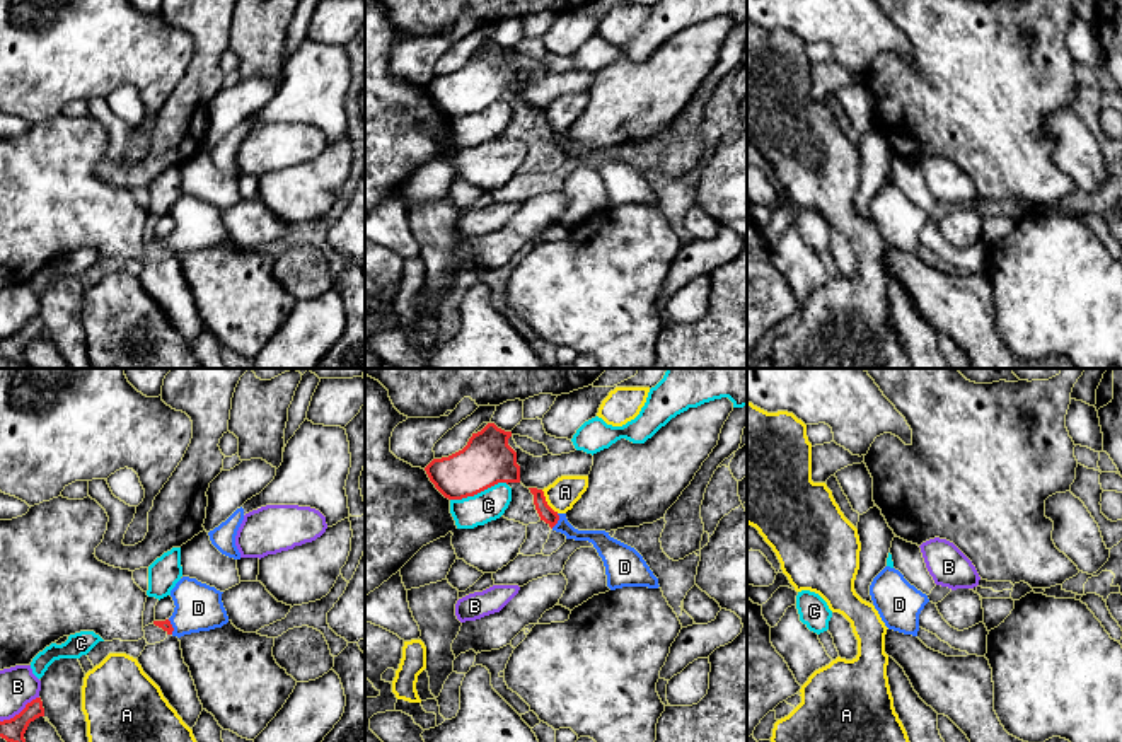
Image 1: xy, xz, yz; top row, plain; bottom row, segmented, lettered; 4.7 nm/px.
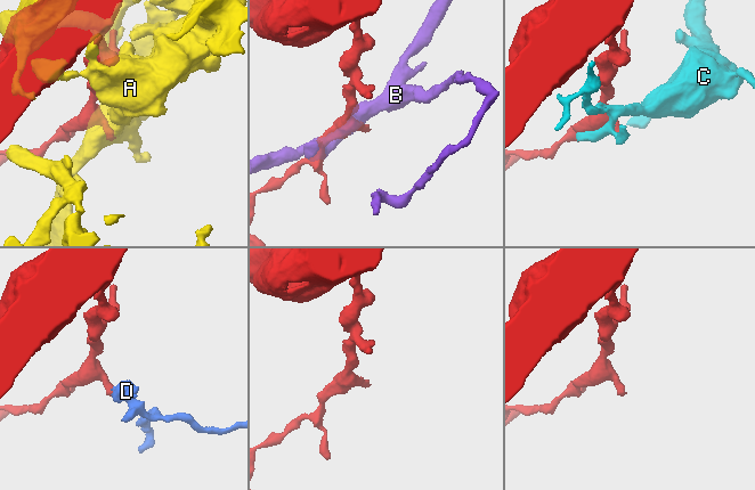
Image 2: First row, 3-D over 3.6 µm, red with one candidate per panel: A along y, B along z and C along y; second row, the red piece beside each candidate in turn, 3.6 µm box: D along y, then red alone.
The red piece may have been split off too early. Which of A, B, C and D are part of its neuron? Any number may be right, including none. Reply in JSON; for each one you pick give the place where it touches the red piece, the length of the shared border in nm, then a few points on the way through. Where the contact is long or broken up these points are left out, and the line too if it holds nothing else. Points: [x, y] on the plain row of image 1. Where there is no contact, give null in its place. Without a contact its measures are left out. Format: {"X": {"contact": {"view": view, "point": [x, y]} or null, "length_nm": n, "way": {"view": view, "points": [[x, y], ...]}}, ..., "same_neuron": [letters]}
{"D": {"contact": {"view": "xz", "point": [558, 137]}, "length_nm": 80, "way": {"view": "xz", "points": [[546, 132], [558, 137], [575, 152], [601, 157]]}}, "same_neuron": ["D"]}

